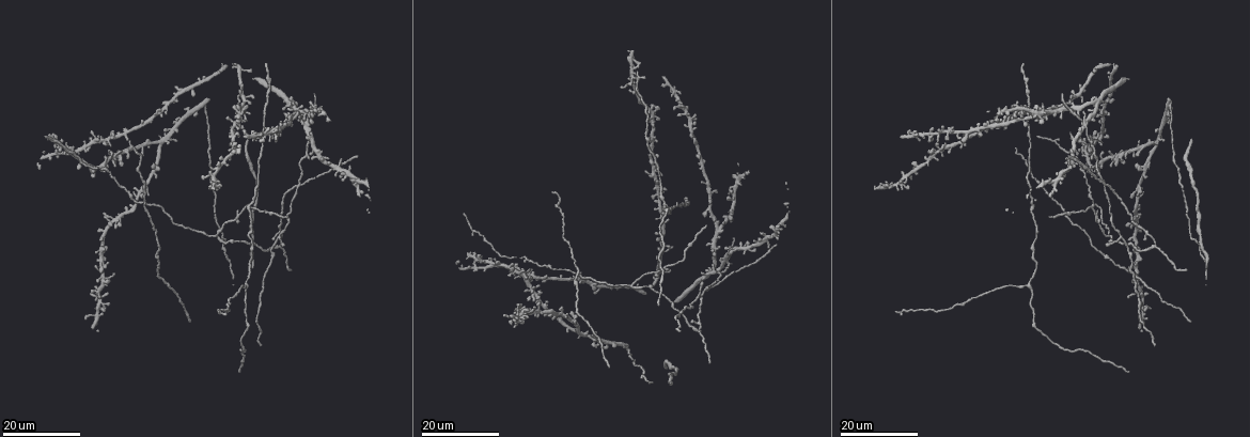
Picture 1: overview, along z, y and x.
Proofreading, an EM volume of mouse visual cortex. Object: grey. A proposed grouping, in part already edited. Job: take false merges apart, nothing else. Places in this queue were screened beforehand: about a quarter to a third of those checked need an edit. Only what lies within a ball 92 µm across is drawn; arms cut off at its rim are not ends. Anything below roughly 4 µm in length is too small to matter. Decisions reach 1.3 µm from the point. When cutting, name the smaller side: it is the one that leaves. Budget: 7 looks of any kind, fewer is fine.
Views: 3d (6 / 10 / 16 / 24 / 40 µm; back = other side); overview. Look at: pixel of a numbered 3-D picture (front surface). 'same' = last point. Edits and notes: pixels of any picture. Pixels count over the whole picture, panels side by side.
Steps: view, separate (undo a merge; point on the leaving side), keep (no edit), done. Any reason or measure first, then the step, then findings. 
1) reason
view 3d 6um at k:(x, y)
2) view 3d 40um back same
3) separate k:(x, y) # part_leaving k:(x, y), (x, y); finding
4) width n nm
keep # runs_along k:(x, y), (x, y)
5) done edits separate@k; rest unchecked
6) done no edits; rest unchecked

four or more arms meet
view 3d 16um at 1:(301, 182)

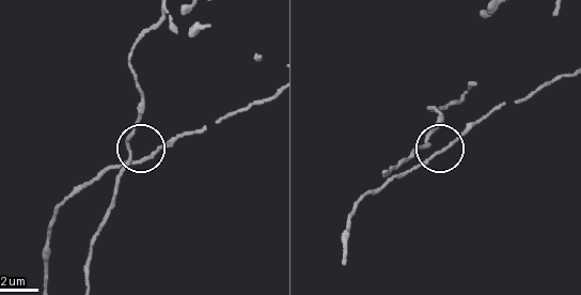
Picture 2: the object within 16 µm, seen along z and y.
view 3d 6um at 2:(131, 150)

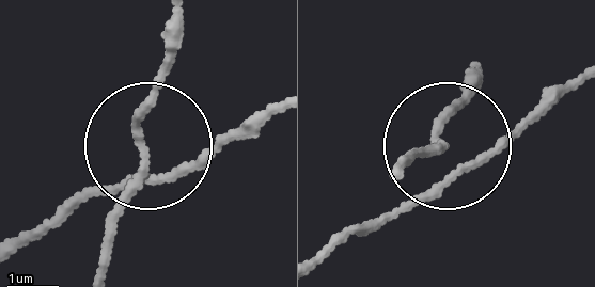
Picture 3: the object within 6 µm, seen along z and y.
width 130 nm
keep # one neuron here

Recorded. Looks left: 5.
two arms in line, one across
view 3d 24um at 1:(211, 236)

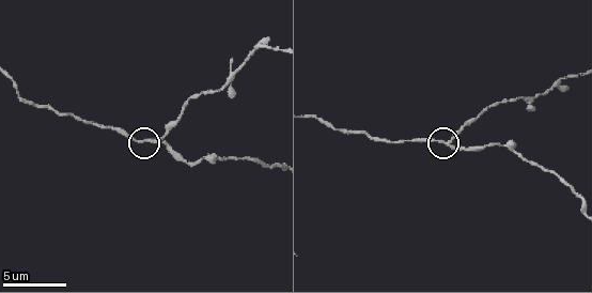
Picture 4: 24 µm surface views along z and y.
zoom in
view 3d 10um at 4:(149, 138)

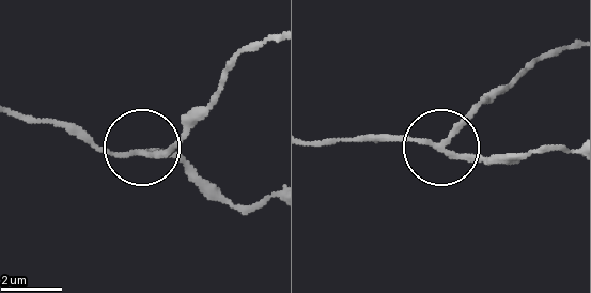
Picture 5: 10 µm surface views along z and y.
width 170 nm
separate 5:(472, 112) # part_leaving 5:(143, 152), (171, 144), (232, 60), (270, 40); two neurons meet here

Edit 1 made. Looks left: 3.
sudden change in width
view 3d 16um at 1:(138, 164)

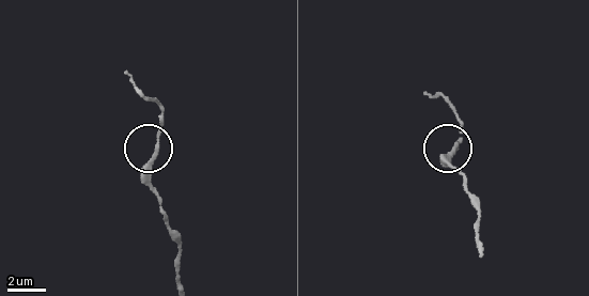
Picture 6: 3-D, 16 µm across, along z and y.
view 3d 6um at 6:(454, 151)

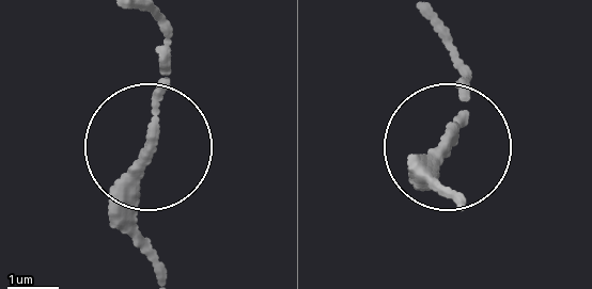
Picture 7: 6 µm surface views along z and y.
keep # runs_along 7:(160, 268), (139, 178), (165, 17); all the same neuron

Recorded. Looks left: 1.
done edits separate@5; rest unchecked

